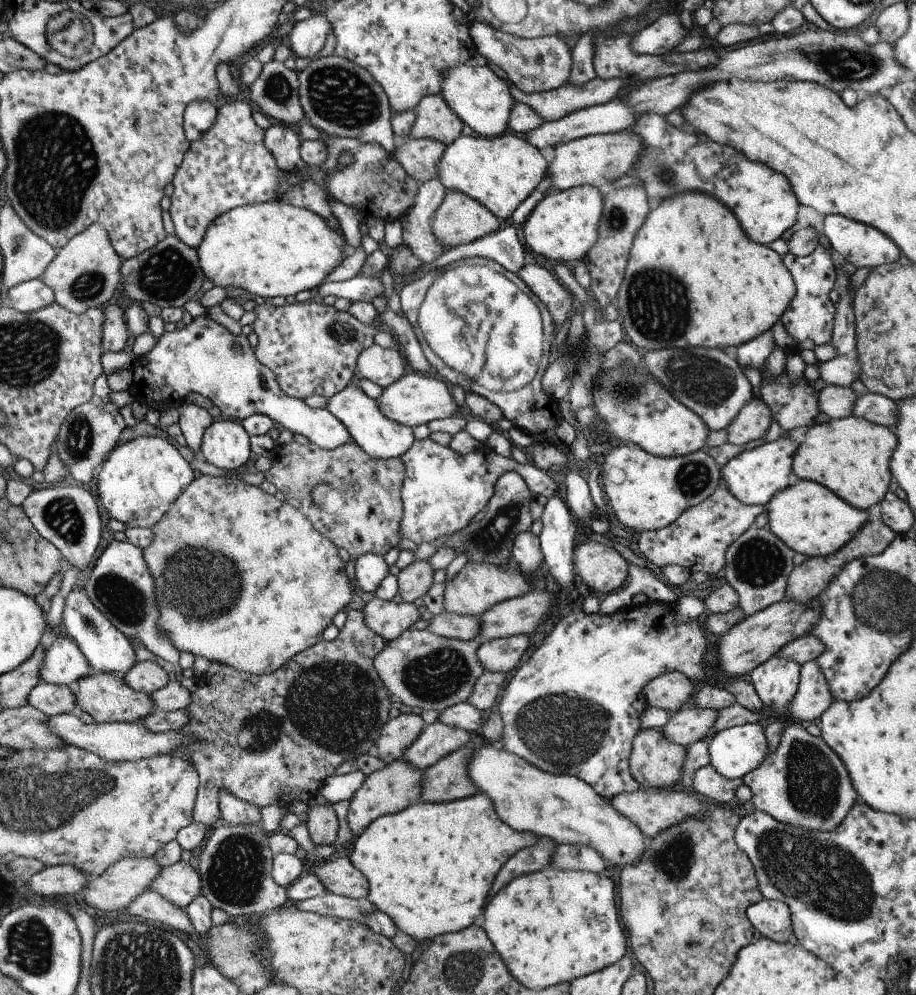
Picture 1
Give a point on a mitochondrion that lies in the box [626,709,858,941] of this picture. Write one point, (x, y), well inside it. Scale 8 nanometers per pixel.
(812, 781)

